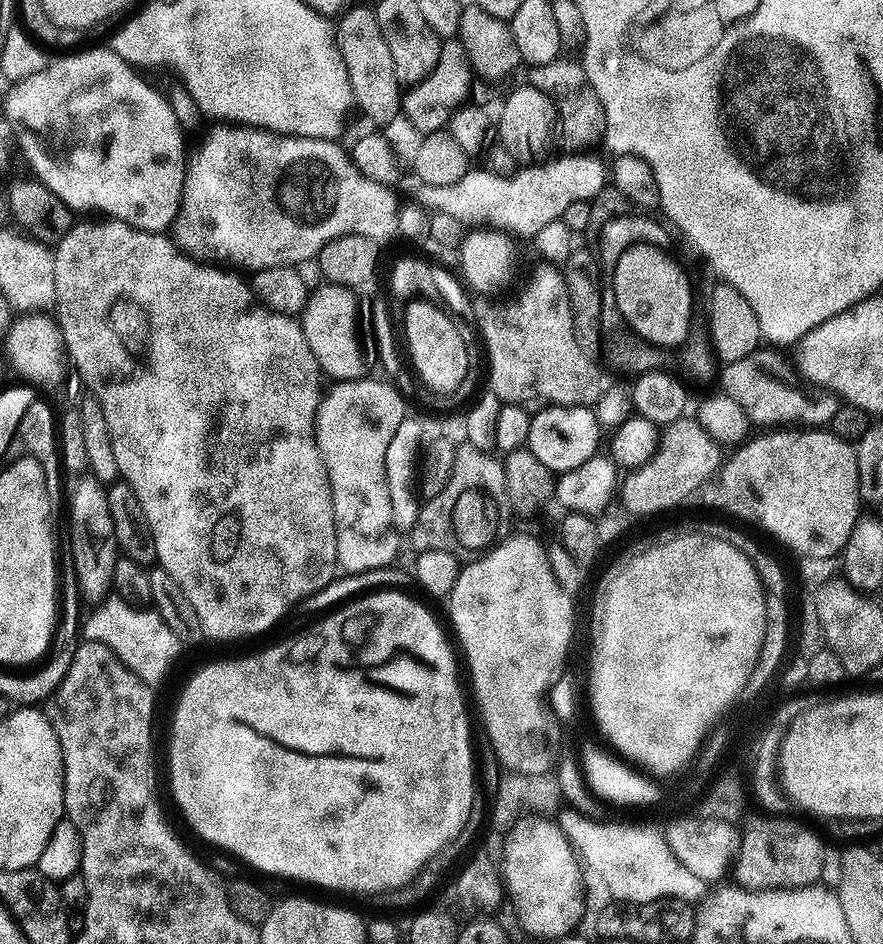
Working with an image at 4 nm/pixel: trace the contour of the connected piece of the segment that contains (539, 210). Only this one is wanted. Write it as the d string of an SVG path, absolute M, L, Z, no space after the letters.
M542 162L519 167L509 176L494 174L487 168L472 168L451 186L423 185L420 191L424 207L453 215L461 224L472 228L491 226L534 238L547 223L558 220L556 208L548 204L548 176L544 176Z

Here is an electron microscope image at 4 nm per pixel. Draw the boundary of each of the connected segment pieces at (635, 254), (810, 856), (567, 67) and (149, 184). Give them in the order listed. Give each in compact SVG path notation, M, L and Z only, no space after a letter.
M635 244L630 246L618 258L618 266L614 266L614 296L618 311L632 331L649 346L657 344L660 348L672 348L683 345L689 332L692 331L694 313L692 313L692 284L688 276L667 256L664 248L655 248L652 244Z
M760 814L738 840L734 857L735 883L751 892L768 888L805 888L821 883L824 872L824 844L804 824L783 820L780 814Z
M558 58L554 62L534 64L527 69L527 83L532 84L542 94L546 94L556 107L558 121L558 144L569 153L579 153L587 149L591 140L599 141L604 135L606 114L602 110L602 102L586 74L583 63Z
M111 47L88 48L85 52L73 51L64 54L61 60L53 59L47 68L43 68L38 74L32 74L30 78L17 81L11 85L9 111L13 122L16 124L15 143L24 151L28 164L32 167L31 175L50 189L66 207L73 213L96 212L92 214L103 214L113 220L125 220L130 226L147 232L163 233L171 229L180 212L180 203L184 193L184 169L186 167L186 152L184 156L185 133L180 127L178 118L174 118L174 110L170 106L167 95L159 92L152 84L143 80L141 73L132 65L122 59Z

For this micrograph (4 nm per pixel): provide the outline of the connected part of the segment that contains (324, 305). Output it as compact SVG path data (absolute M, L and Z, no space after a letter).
M321 283L321 288L309 297L309 304L302 313L302 323L306 342L314 350L314 358L320 364L325 377L333 376L333 381L358 380L365 375L368 360L364 357L364 348L360 345L359 330L360 308L356 305L357 293L337 284Z

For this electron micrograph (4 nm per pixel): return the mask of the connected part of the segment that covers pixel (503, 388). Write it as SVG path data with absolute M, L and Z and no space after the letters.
M543 266L532 276L532 281L517 294L516 300L512 300L509 304L500 304L488 317L484 320L484 336L482 332L482 344L488 347L488 384L487 387L495 396L497 396L501 404L517 404L529 410L539 410L549 406L578 406L579 408L592 408L599 399L602 398L606 383L604 383L605 373L602 371L601 365L597 361L586 358L586 353L578 347L578 342L574 339L574 318L570 314L570 298L566 294L566 282L564 281L564 273L556 266Z

